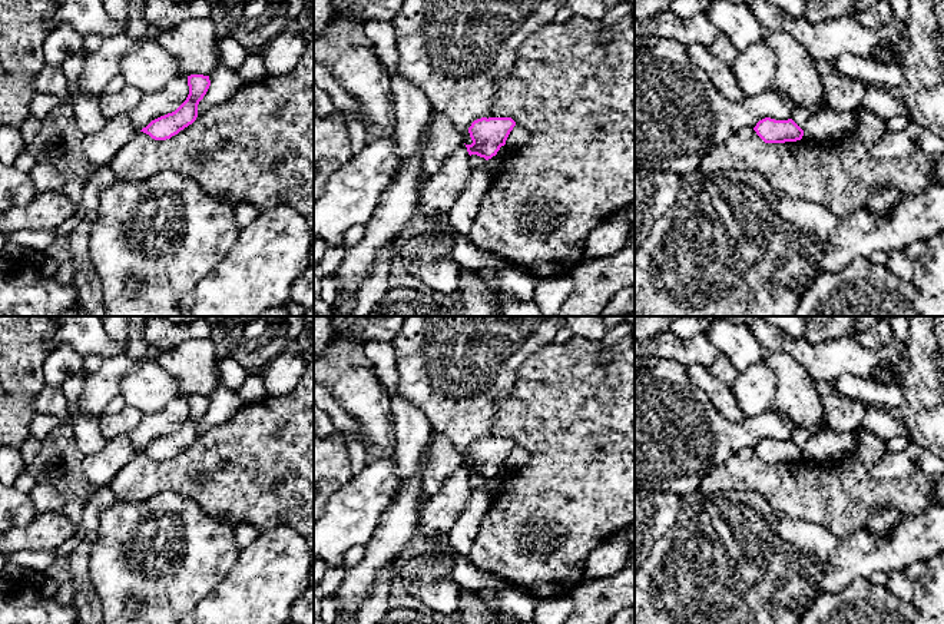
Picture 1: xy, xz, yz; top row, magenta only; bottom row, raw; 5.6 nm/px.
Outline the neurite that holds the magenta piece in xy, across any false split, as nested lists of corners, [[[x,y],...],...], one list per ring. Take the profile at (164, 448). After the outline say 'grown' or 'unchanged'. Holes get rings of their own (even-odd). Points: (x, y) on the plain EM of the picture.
[[[191,395],[188,396],[188,406],[189,415],[175,432],[152,441],[140,452],[149,455],[155,461],[166,461],[192,445],[198,438],[198,425],[211,406],[209,396]]] | unchanged

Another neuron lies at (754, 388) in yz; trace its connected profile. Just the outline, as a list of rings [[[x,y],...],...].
[[[759,362],[738,372],[731,389],[741,415],[755,416],[772,408],[776,376],[764,362]]]

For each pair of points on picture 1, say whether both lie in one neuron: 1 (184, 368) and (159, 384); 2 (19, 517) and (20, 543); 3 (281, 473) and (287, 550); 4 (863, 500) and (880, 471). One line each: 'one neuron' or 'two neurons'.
1: two neurons
2: two neurons
3: two neurons
4: two neurons

